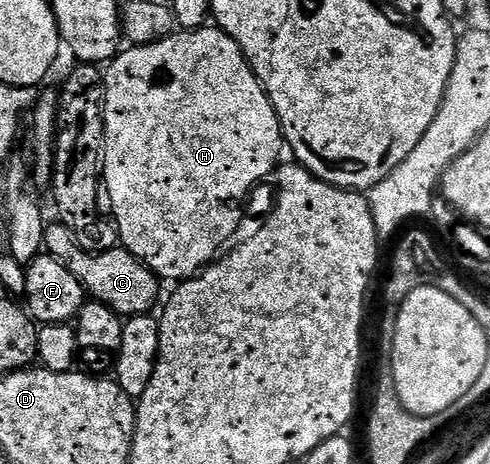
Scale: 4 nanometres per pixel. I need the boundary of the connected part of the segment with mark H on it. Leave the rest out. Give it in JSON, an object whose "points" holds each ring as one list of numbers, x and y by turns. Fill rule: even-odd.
{"points":[[218,28,183,30,170,34,168,38,160,42,131,46,127,48,127,51,124,49,111,59,105,70,103,115,105,116,105,140,103,141,101,182,105,187,106,201,107,198,111,201,111,210,115,213,113,225,119,232,122,249,128,250,137,260,144,262,160,279,172,278,172,283,178,284,195,277,200,270,216,261,224,247,232,241,230,238,238,232,239,225,243,222,243,210,239,205,250,196,251,189,258,182,263,182,270,174,272,177,276,173,283,150,285,154,285,139,279,117,269,96,263,91,263,85,259,83,257,76,247,63,243,49,224,30]]}

